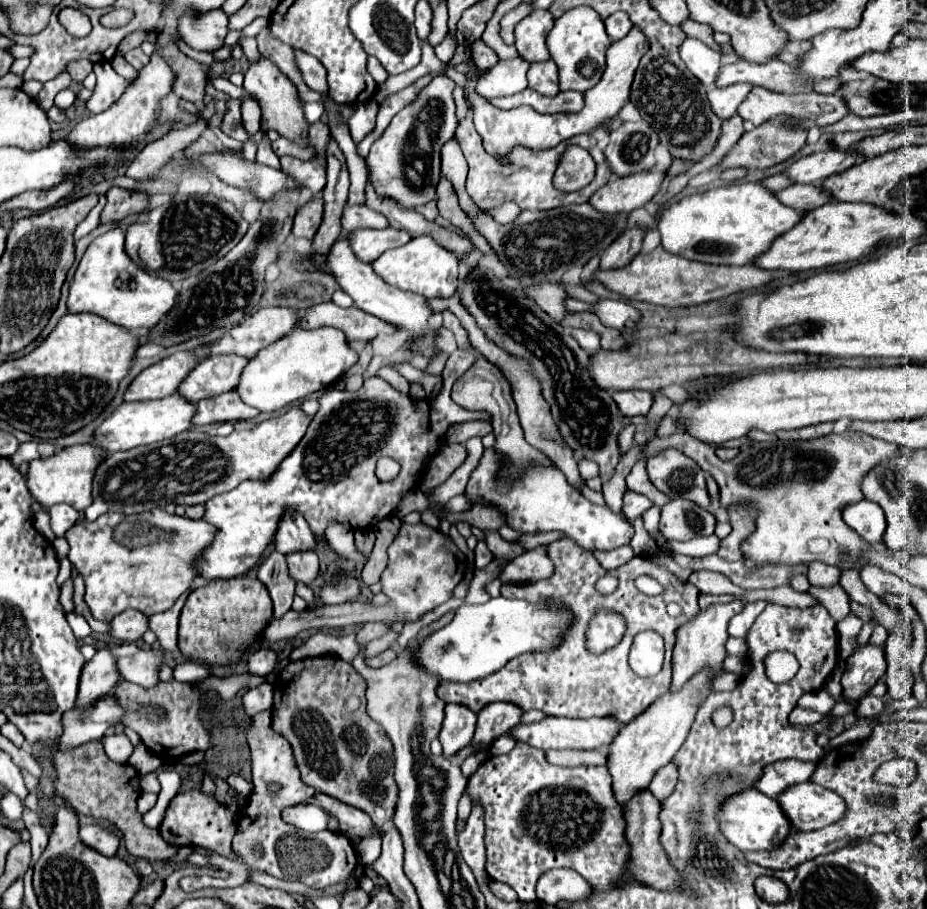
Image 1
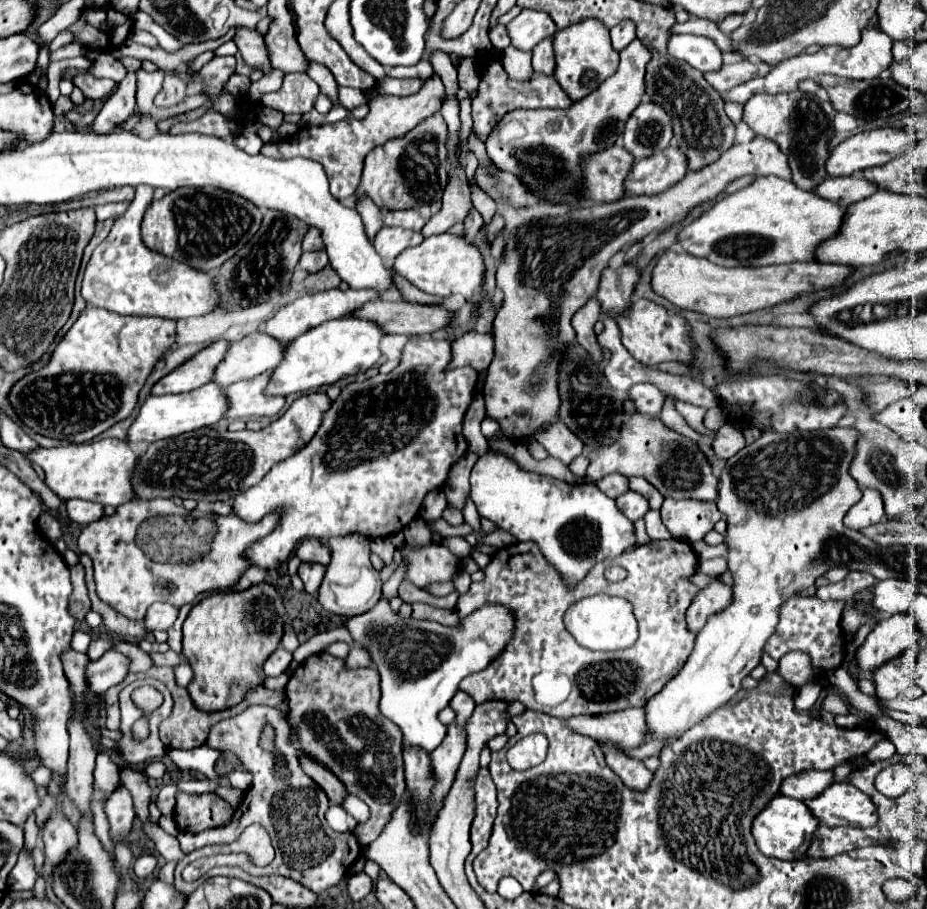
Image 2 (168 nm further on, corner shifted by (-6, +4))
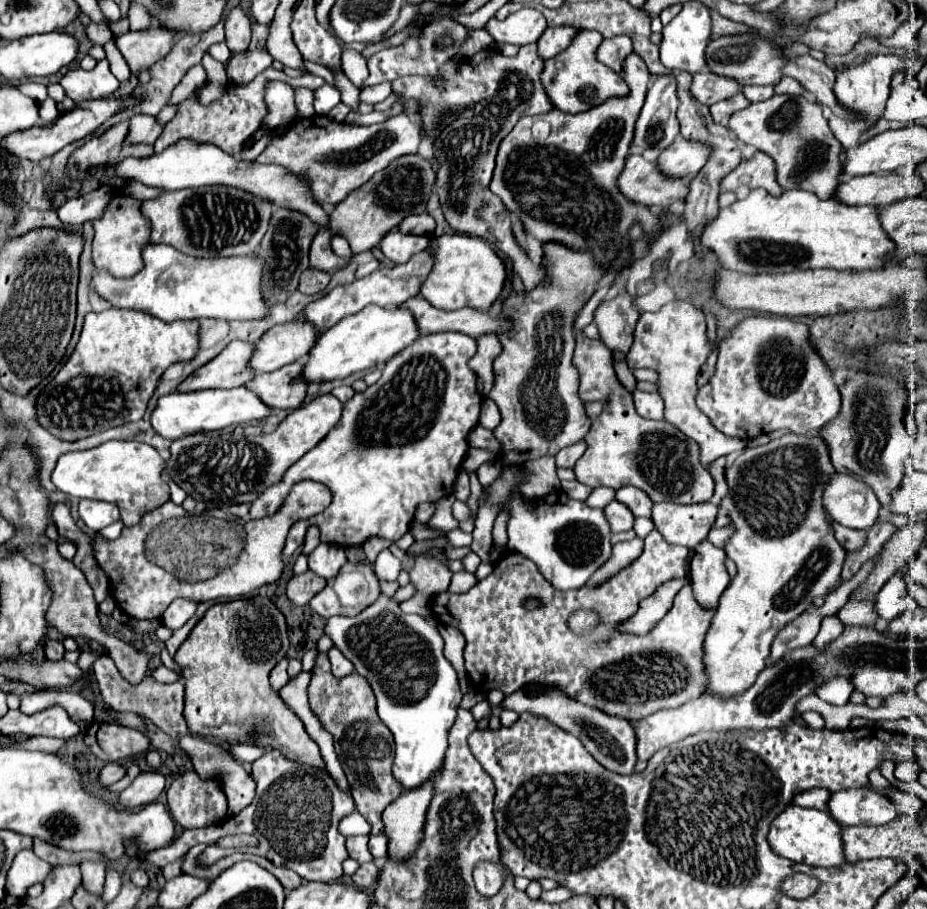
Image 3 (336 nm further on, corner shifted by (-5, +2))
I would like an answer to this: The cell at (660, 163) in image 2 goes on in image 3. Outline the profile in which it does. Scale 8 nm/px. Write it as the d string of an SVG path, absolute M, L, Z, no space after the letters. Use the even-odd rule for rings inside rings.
M676 139L660 155L660 171L668 177L694 177L710 157L710 147L700 141Z

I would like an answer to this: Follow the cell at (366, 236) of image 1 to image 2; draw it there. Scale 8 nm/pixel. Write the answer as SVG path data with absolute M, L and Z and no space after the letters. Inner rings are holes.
M383 227L377 237L373 239L375 251L379 253L379 257L391 265L393 259L407 247L411 245L419 245L423 241L423 233L421 231L407 231L407 229L397 229L397 227Z

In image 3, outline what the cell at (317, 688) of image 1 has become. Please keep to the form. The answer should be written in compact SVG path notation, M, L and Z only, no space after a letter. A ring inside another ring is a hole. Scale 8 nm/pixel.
M320 653L312 671L312 681L308 685L308 699L312 711L318 715L324 729L334 735L336 753L350 783L350 793L356 801L356 809L372 825L372 835L382 833L382 811L402 793L402 787L390 771L394 759L394 741L386 725L378 721L374 693L368 681L358 673L350 673L344 679L336 679L330 671L330 661L326 653Z

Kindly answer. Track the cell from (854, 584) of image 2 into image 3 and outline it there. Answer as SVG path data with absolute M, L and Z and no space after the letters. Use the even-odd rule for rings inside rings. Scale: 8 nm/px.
M832 521L832 527L834 527L836 541L840 541L842 547L844 547L846 551L858 551L858 549L862 549L862 545L866 543L866 533L868 533L868 531L848 529L848 527L838 525L836 521Z

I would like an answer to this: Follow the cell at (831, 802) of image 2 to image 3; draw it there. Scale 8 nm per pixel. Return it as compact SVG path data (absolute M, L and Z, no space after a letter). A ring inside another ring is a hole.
M872 789L832 793L828 811L840 825L884 825L898 815L896 805Z

